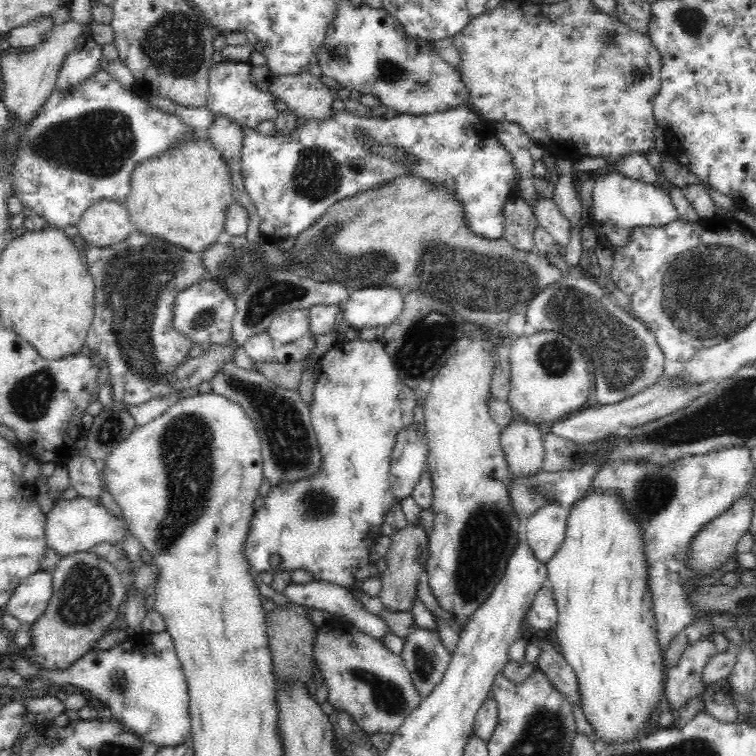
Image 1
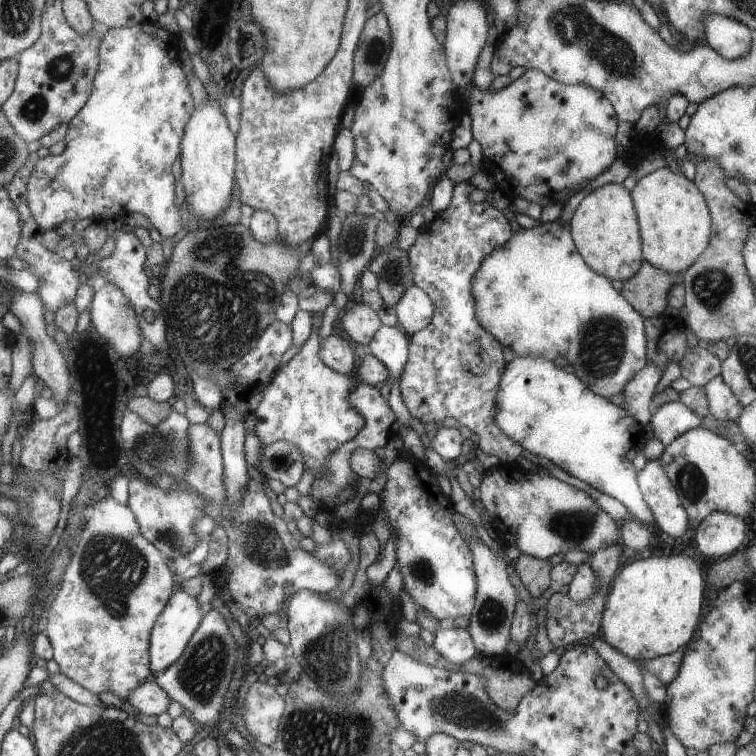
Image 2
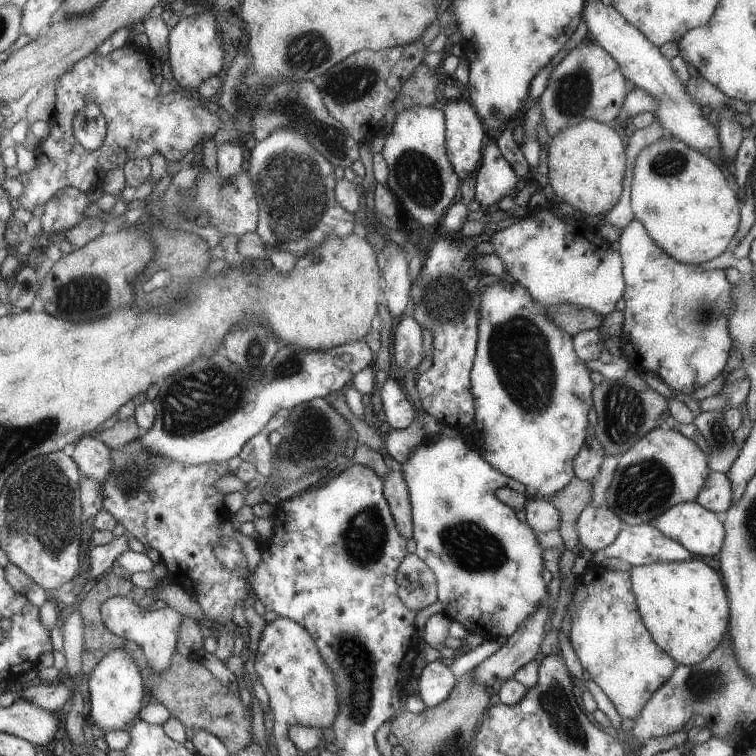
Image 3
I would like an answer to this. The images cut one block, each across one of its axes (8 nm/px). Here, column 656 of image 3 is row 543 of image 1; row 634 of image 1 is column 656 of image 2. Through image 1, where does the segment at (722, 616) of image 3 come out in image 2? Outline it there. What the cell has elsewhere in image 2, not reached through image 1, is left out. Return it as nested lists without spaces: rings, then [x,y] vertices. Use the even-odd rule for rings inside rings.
[[[680,554],[651,556],[643,560],[631,559],[622,563],[610,582],[608,600],[601,616],[601,636],[615,650],[635,662],[643,662],[683,649],[695,632],[701,611],[701,568],[692,558]]]

